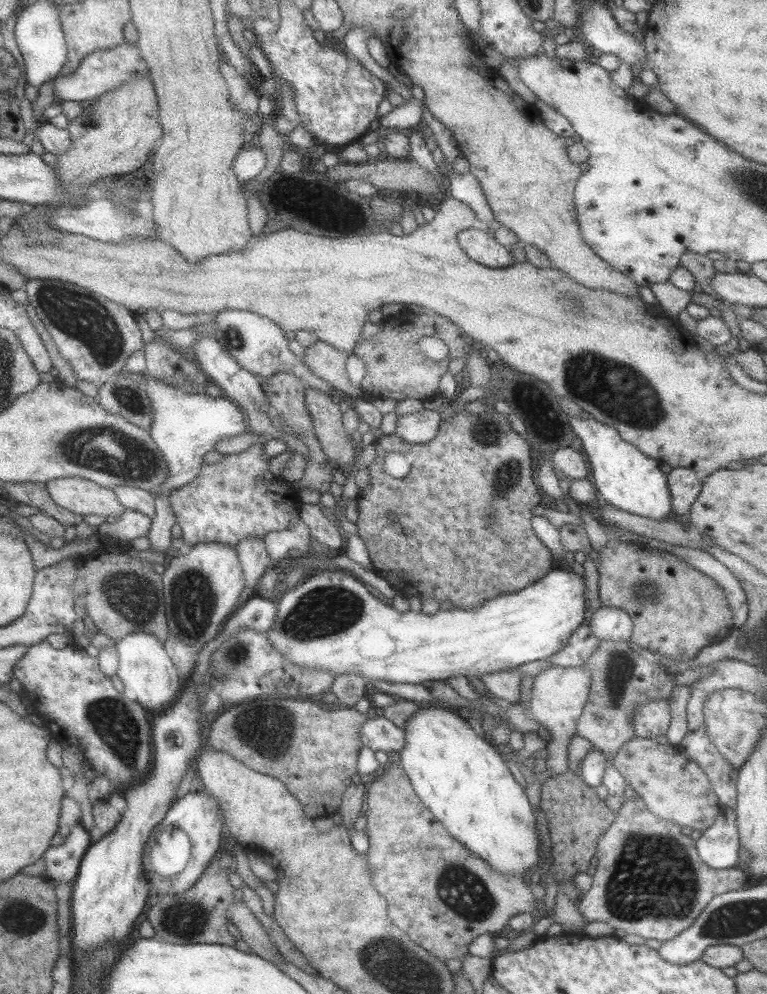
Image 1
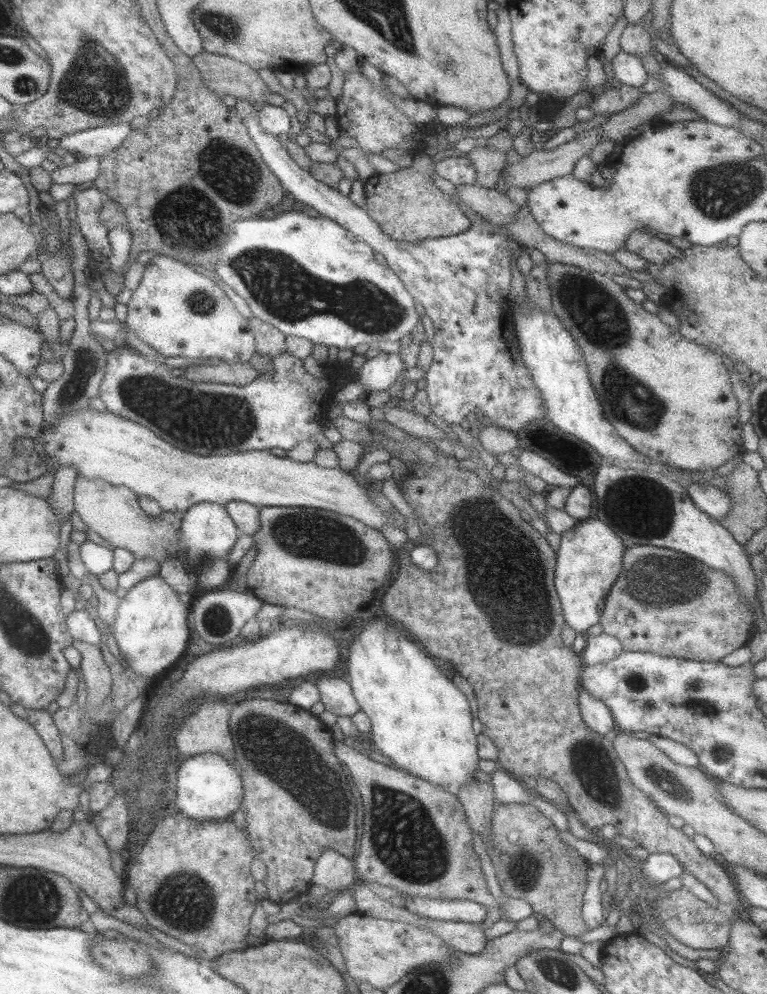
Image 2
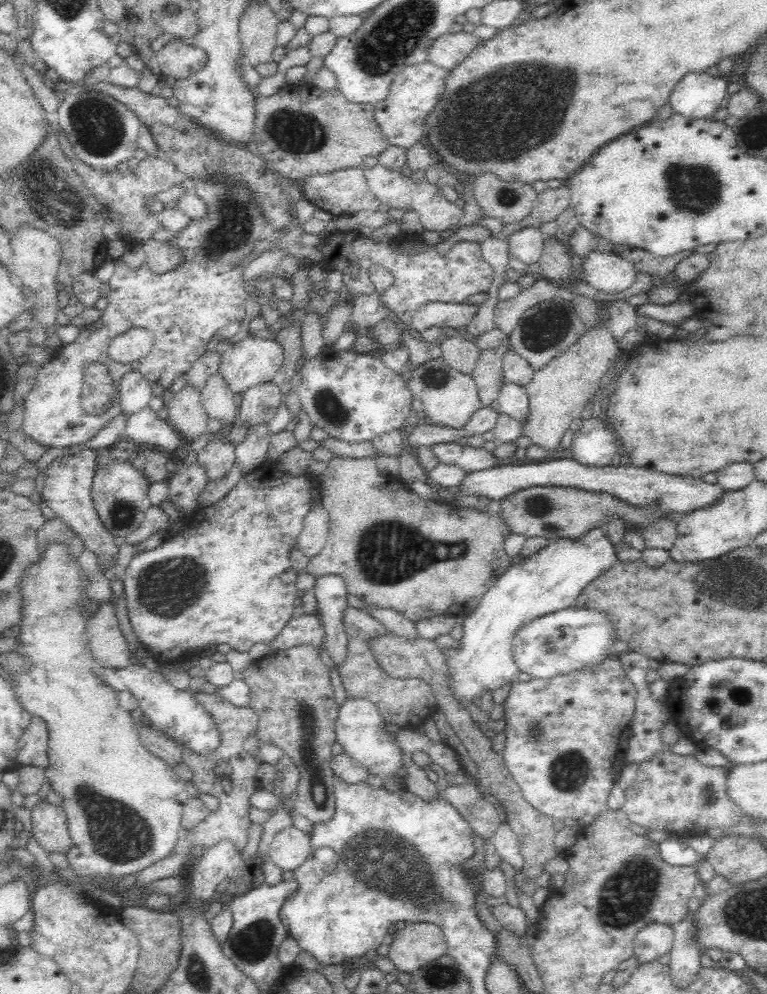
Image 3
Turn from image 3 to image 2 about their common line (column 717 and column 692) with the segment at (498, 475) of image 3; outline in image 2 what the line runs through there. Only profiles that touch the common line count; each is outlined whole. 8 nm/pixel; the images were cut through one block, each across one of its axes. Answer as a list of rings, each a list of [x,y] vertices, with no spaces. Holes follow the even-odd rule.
[[[691,483],[686,490],[693,504],[713,520],[721,521],[721,518],[729,515],[731,500],[721,489],[711,485]]]

